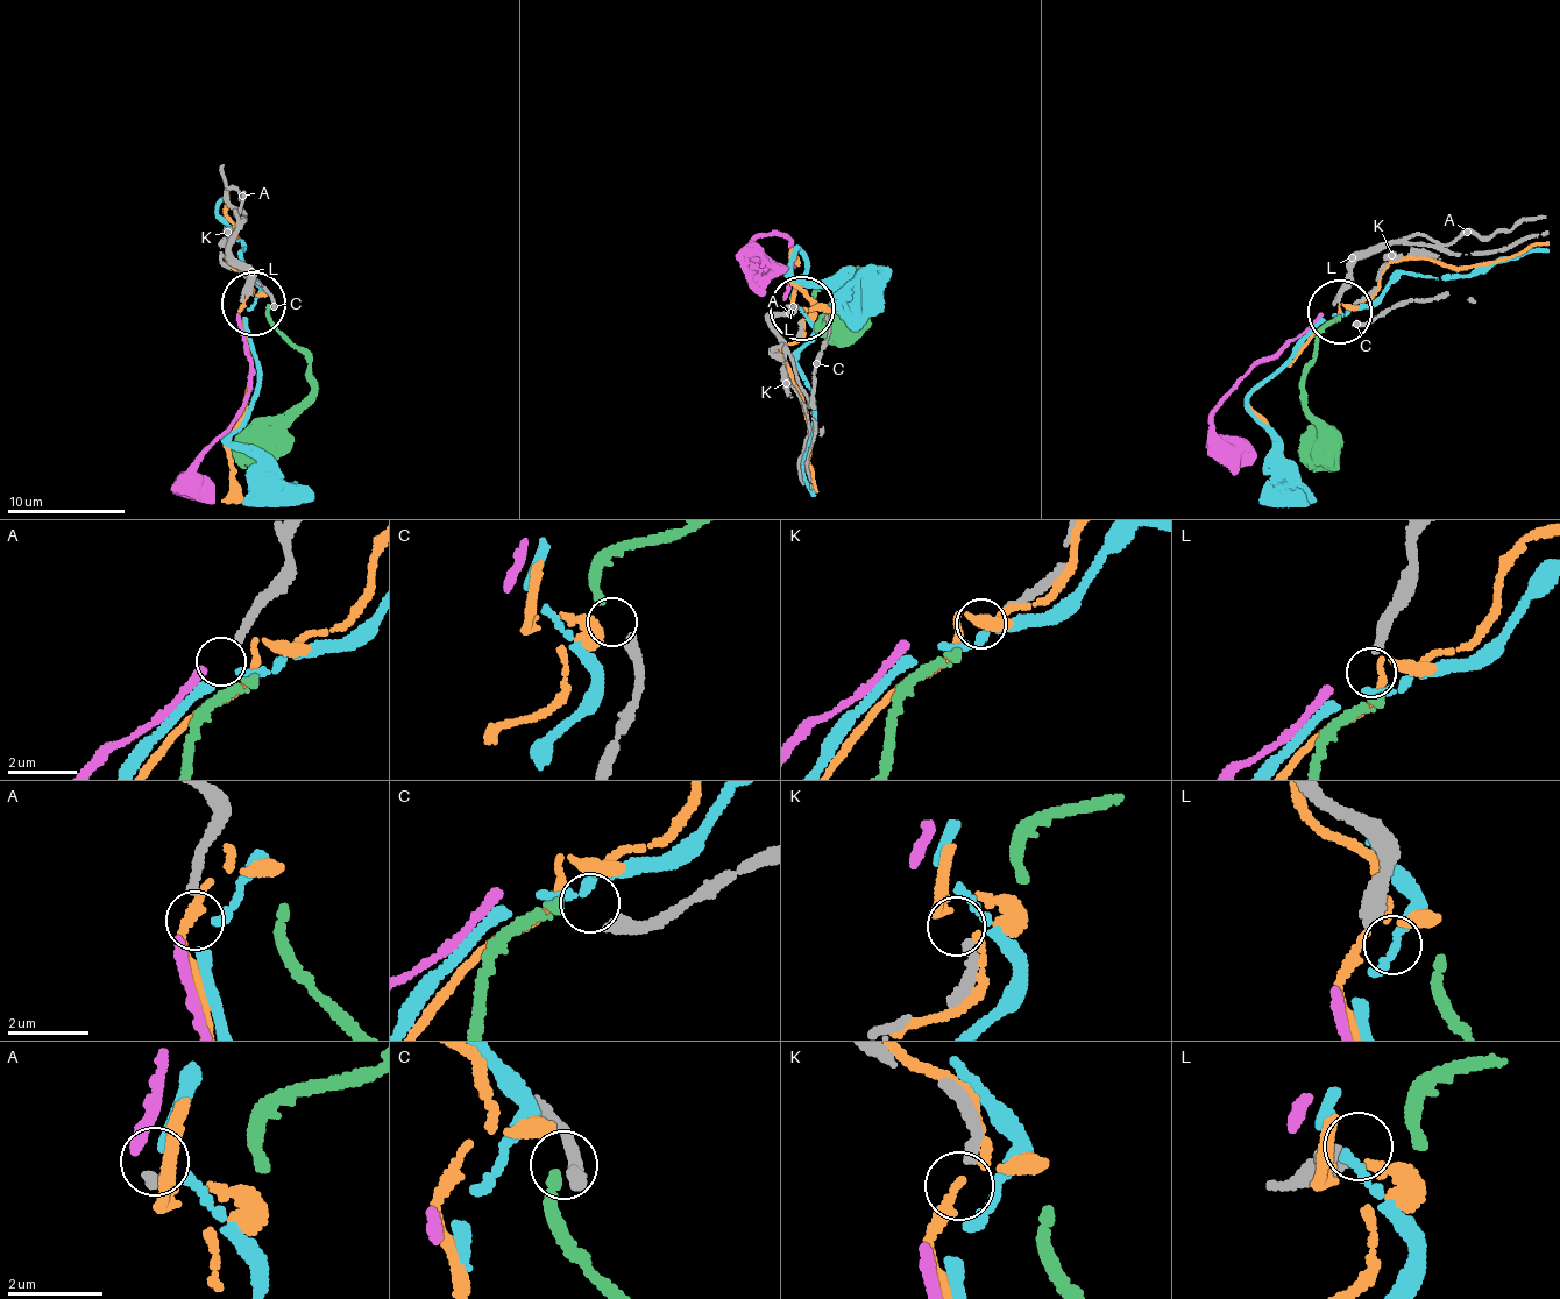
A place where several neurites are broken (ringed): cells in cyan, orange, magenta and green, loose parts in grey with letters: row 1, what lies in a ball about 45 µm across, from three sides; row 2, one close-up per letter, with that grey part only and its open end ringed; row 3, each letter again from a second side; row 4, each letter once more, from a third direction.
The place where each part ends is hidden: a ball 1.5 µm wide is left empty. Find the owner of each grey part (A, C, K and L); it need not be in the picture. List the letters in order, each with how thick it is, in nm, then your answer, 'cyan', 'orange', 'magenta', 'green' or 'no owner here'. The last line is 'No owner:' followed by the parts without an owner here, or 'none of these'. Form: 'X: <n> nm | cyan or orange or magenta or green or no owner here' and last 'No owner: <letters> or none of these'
A: 220 nm | magenta
C: 320 nm | green
K: 220 nm | no owner here
L: 360 nm | no owner here
No owner: K, L

